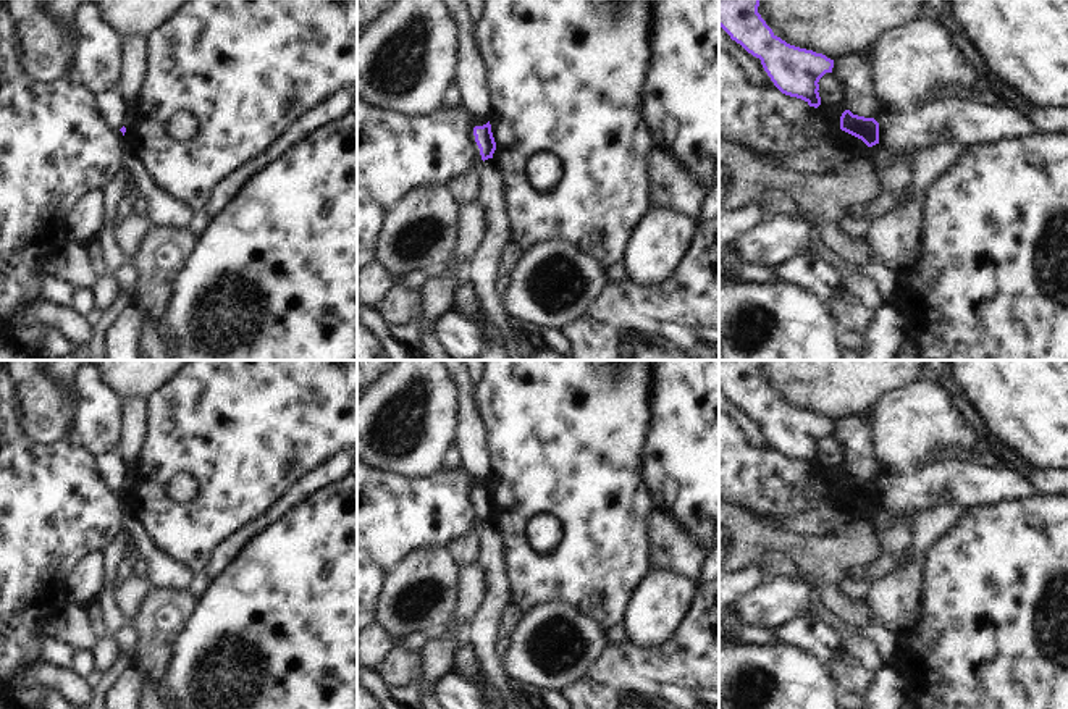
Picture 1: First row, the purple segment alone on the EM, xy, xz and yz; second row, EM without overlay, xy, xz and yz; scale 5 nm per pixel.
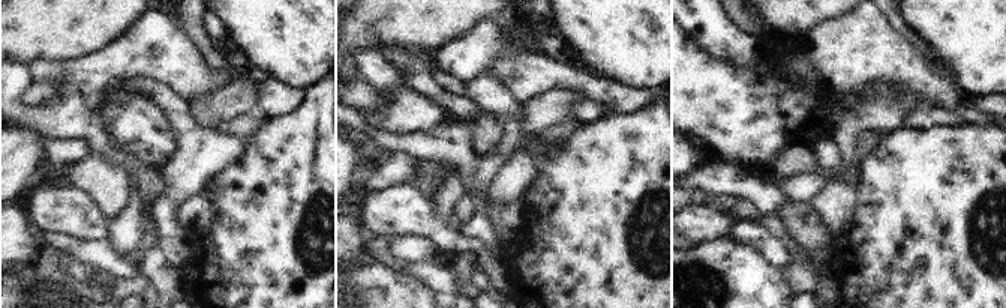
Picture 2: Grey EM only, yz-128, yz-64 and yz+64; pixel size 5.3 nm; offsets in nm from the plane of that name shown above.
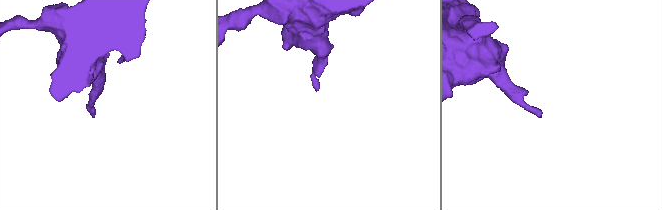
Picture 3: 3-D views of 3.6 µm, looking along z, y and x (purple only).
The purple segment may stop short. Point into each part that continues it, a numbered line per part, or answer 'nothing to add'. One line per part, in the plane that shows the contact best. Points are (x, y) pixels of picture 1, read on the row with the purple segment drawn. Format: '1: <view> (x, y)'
nothing to add

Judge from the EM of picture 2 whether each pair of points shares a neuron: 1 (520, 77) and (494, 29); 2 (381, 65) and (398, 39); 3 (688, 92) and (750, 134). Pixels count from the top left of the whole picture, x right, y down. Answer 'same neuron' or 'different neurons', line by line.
1: same neuron
2: different neurons
3: same neuron

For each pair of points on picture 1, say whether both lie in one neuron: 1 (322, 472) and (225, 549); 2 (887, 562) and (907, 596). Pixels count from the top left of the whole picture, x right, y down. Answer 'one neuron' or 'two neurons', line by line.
1: one neuron
2: two neurons

